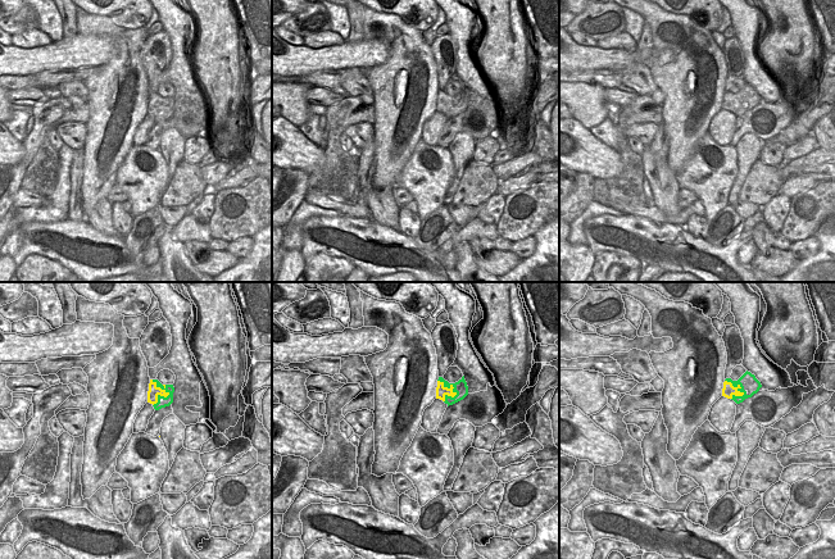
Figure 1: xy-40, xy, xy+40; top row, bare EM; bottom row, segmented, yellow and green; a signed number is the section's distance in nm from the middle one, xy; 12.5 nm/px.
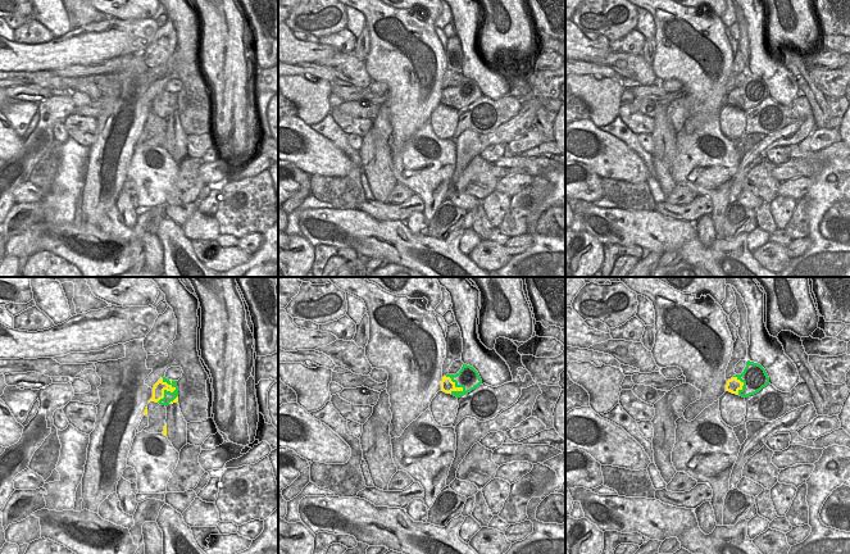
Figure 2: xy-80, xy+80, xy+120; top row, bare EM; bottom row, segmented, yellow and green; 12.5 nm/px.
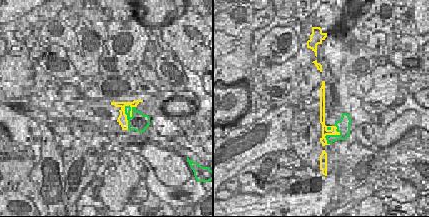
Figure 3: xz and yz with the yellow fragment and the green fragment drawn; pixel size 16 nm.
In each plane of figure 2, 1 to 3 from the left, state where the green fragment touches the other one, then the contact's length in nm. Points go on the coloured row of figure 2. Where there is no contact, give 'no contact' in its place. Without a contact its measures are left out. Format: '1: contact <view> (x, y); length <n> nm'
1: contact xy-80 (167, 390); length 340 nm
2: contact xy+80 (454, 384); length 300 nm
3: contact xy+120 (742, 385); length 240 nm

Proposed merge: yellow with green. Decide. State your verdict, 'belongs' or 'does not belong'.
does not belong

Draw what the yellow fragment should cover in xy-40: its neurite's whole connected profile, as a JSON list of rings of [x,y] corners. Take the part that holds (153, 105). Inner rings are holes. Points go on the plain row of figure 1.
[[[150,92],[149,104],[148,104],[148,115],[153,118],[156,117],[159,108],[167,110],[169,105],[167,105],[165,103],[162,103],[160,100],[156,99],[156,95]]]

